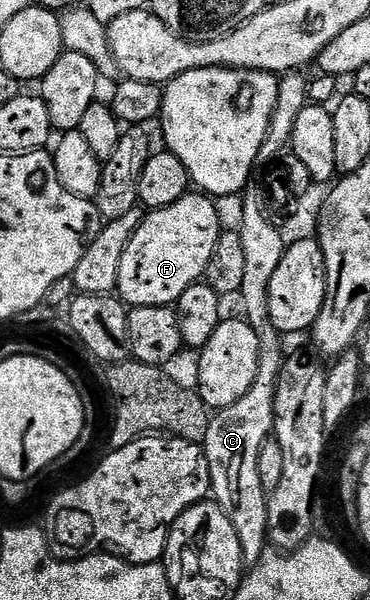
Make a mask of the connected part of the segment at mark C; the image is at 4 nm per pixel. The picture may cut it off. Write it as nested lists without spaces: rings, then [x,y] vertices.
[[[258,357],[258,370],[252,387],[239,401],[232,403],[232,407],[219,409],[213,414],[214,418],[211,419],[210,426],[206,429],[206,441],[204,440],[206,458],[210,464],[213,500],[226,512],[232,527],[236,527],[242,556],[245,564],[250,567],[257,566],[268,549],[268,534],[266,532],[268,527],[268,511],[266,510],[268,491],[262,486],[261,463],[262,451],[266,448],[276,429],[274,401],[278,397],[278,374],[281,373],[283,364],[284,361],[266,361],[266,357]]]

